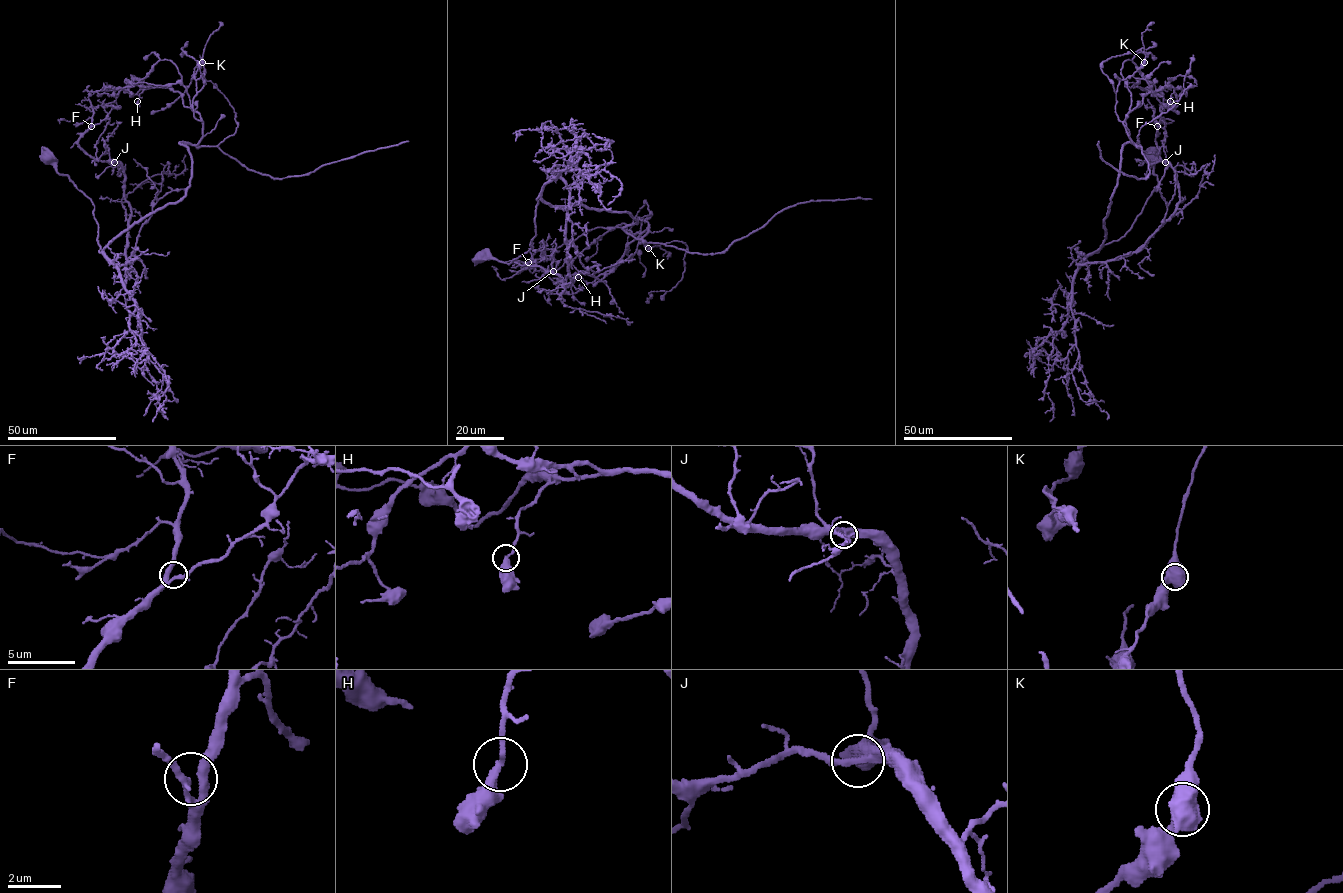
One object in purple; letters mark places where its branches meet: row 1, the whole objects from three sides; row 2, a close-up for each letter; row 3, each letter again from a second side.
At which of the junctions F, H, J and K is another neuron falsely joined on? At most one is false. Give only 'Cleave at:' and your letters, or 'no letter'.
Cleave at: no letter

